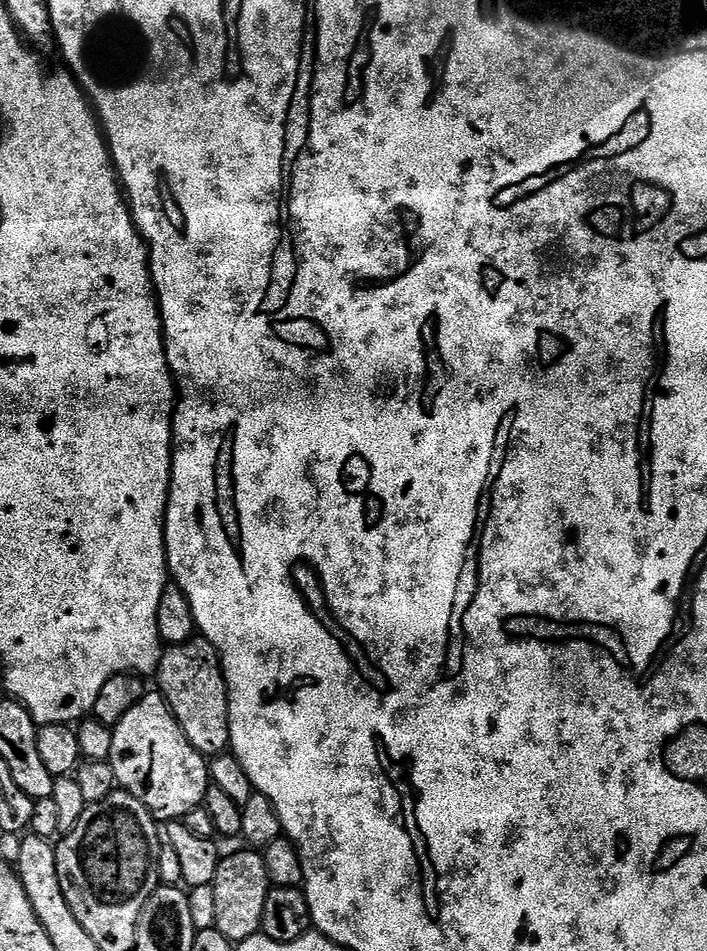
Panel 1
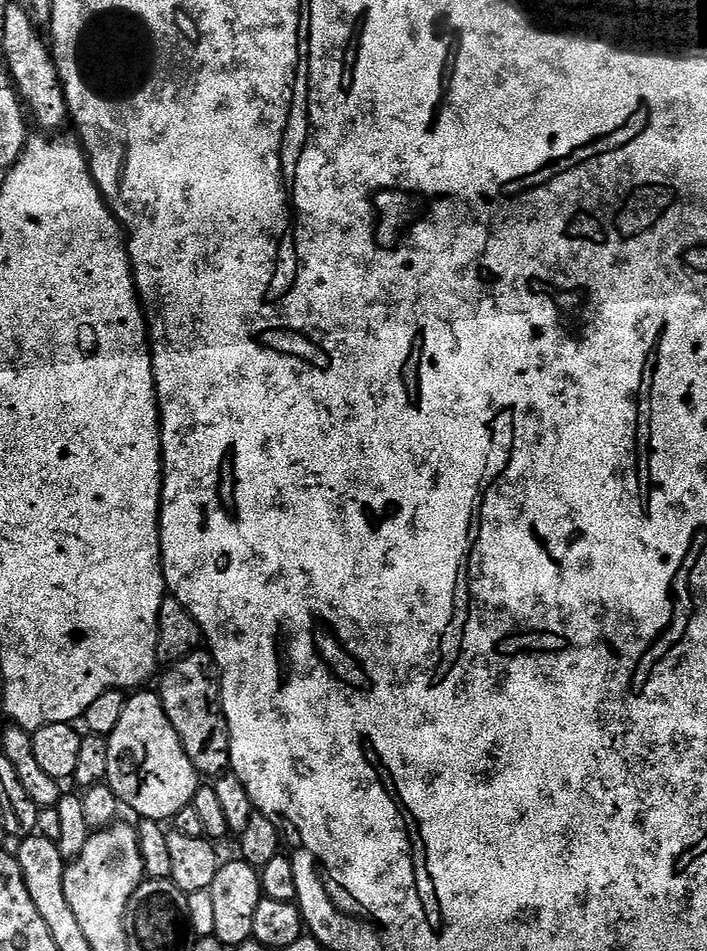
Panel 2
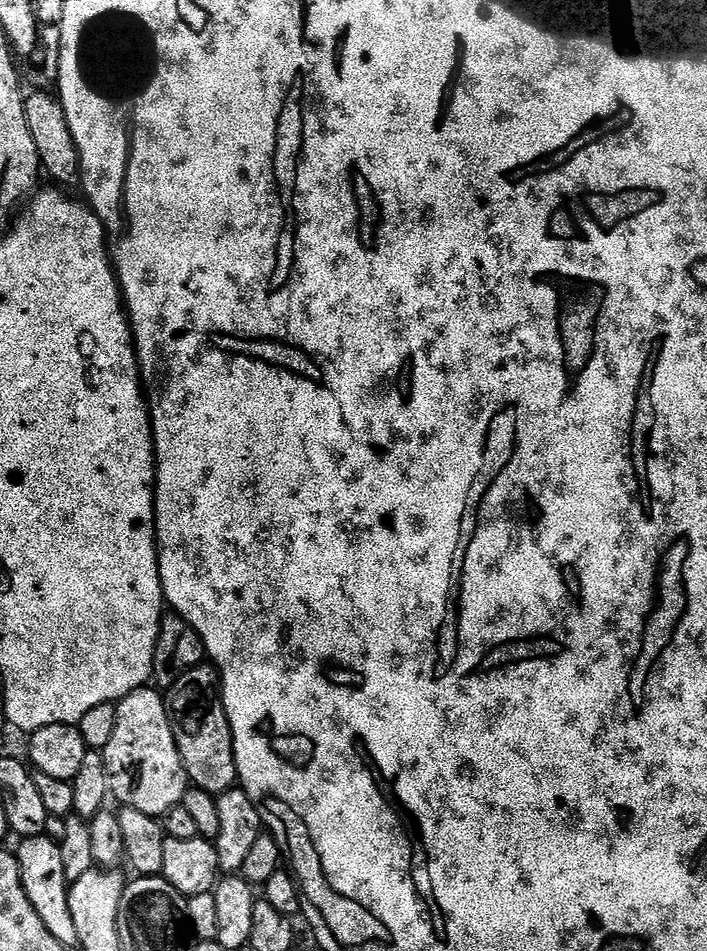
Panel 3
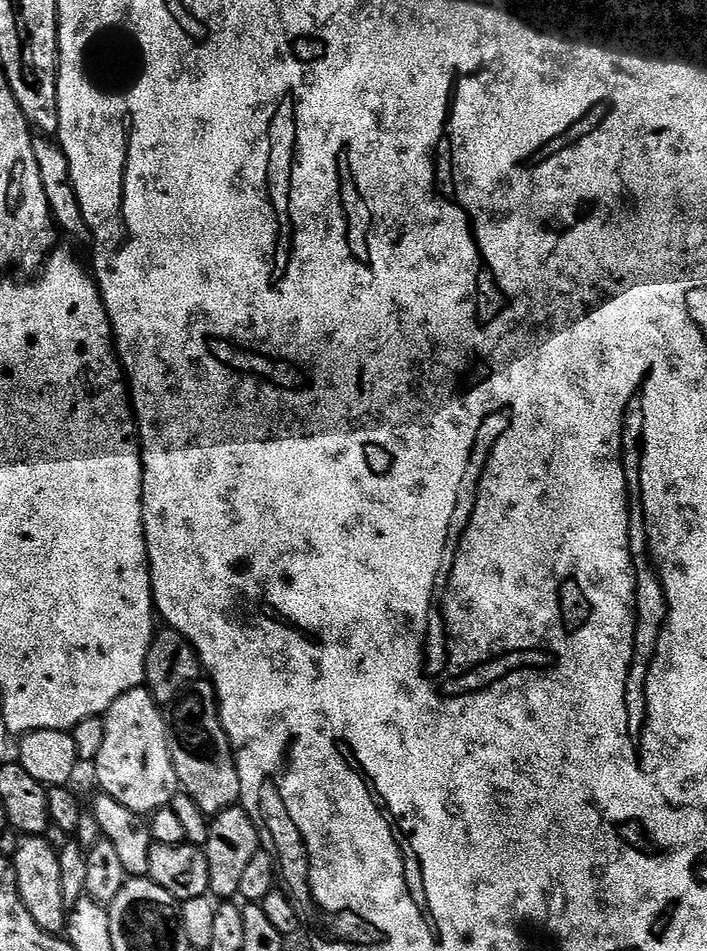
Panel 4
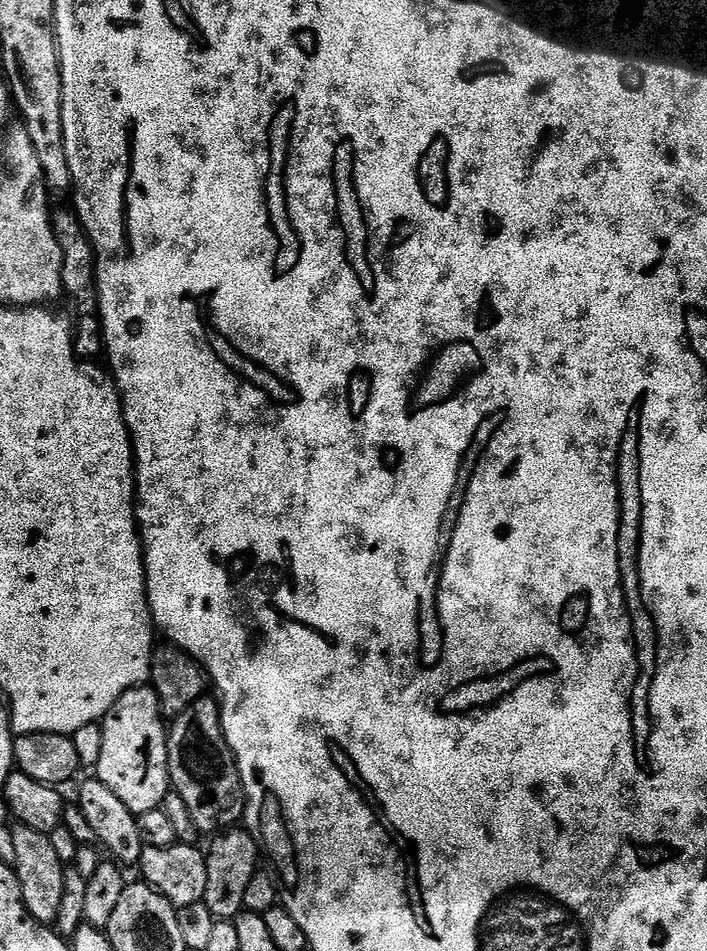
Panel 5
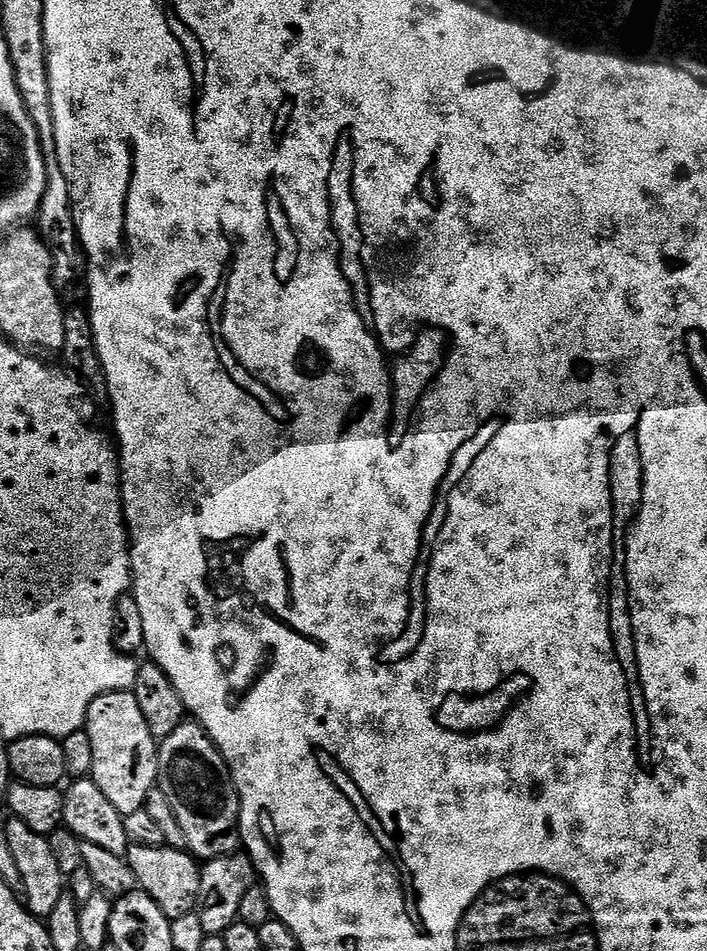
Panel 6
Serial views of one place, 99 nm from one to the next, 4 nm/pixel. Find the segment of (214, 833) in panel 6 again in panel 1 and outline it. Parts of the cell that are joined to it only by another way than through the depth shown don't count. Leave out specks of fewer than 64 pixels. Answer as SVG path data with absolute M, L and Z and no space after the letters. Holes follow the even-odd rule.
M193 638L184 644L173 644L160 657L160 665L156 667L154 679L157 680L158 691L164 697L174 718L182 726L190 746L198 750L205 758L220 755L229 751L232 739L230 738L230 722L228 721L228 687L224 681L224 672L220 669L220 655L213 644L203 638Z

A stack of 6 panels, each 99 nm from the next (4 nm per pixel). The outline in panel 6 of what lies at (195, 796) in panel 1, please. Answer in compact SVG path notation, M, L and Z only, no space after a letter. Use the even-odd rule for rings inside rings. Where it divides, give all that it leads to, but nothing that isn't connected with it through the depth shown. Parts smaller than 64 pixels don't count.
M135 691L107 692L94 702L88 711L86 731L90 746L94 746L94 766L91 780L98 790L110 798L110 803L124 815L145 807L148 795L157 787L160 775L160 753L154 729L144 716Z

